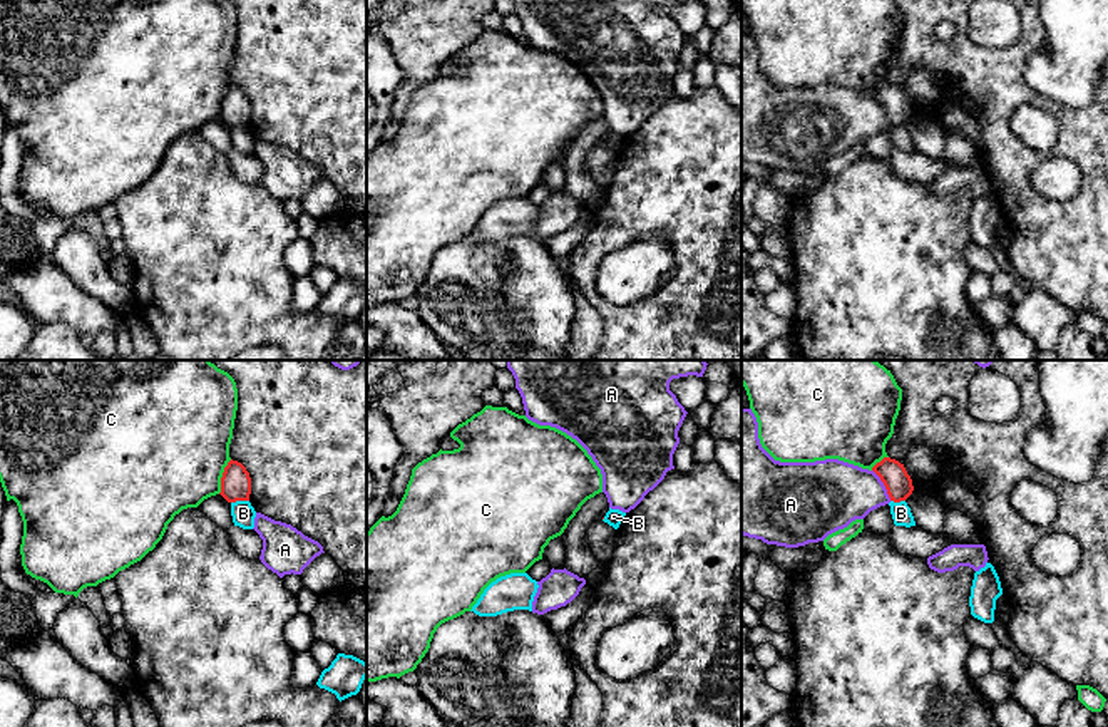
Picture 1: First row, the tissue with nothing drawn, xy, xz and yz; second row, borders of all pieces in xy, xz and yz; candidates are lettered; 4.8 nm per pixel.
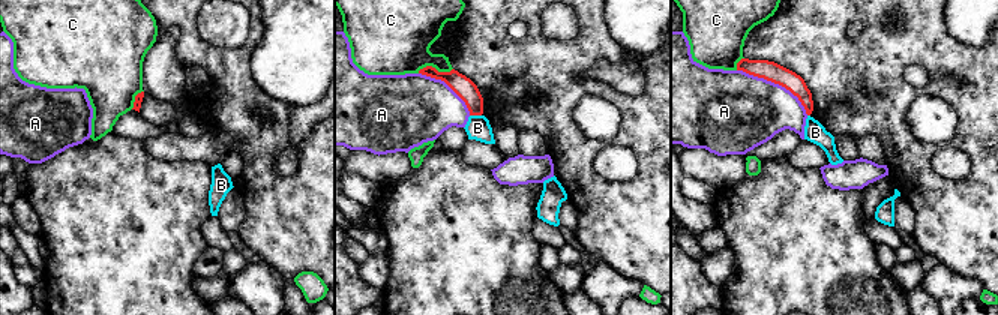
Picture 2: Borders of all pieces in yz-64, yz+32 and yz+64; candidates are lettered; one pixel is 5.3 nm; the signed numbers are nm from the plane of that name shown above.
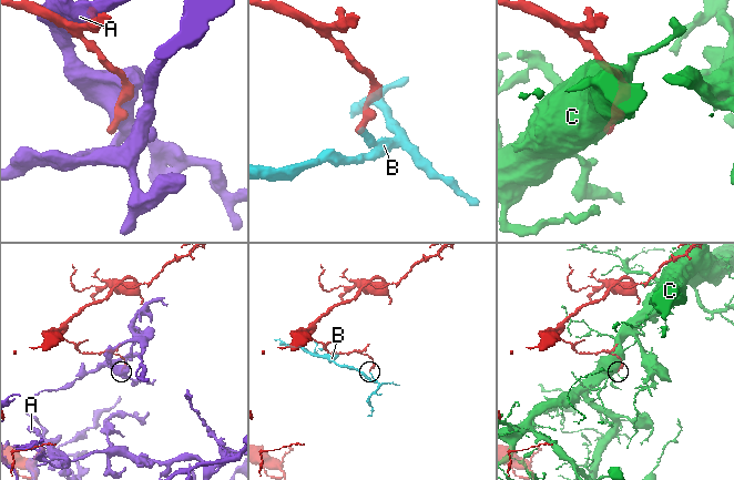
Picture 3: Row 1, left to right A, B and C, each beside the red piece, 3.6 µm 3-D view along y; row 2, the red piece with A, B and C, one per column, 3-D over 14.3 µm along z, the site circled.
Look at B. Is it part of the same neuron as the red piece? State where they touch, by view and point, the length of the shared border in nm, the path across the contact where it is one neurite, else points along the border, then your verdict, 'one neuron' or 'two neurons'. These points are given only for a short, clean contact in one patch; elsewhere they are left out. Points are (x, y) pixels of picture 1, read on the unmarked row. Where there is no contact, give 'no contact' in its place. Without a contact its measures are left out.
meets red in xy at (240, 124); contact 90 nm long; border along xy (248, 124), (231, 128); two neurons

